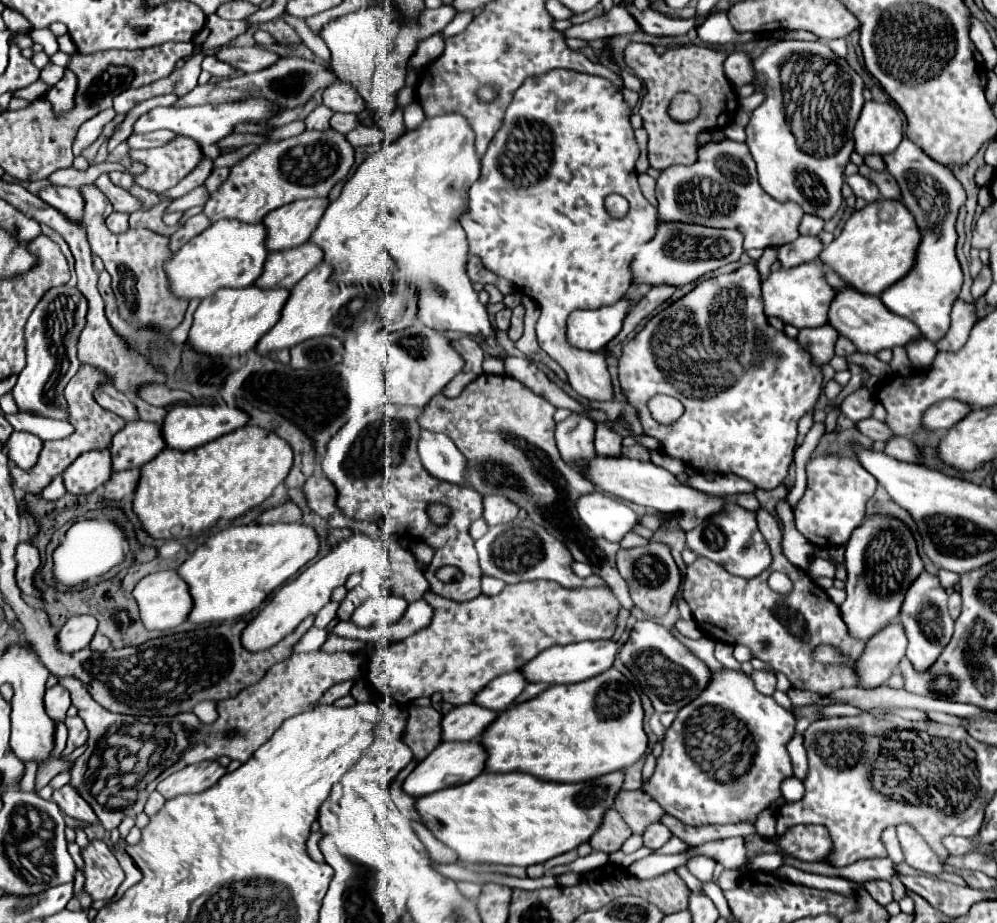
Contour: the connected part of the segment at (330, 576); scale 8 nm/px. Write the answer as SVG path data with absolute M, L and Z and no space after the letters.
M355 534L345 540L341 540L327 556L313 562L303 574L299 574L295 580L287 582L283 588L277 590L277 594L269 600L269 604L259 612L257 618L249 622L249 626L243 630L241 642L247 650L259 652L275 646L279 640L283 640L287 634L297 628L297 624L307 618L309 614L317 614L329 600L337 586L343 586L347 578L355 572L361 572L363 568L387 564L387 546L381 538L371 538L365 534Z

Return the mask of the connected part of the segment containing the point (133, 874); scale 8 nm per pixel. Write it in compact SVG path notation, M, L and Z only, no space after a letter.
M119 838L117 844L115 845L115 855L120 866L125 872L125 880L118 888L115 896L109 902L109 904L119 900L130 887L137 884L137 882L143 878L142 872L139 870L139 868L137 868L135 862L133 862L133 859L127 853L126 846L127 843L125 842L124 838Z

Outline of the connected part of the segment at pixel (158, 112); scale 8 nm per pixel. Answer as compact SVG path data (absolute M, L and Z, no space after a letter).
M249 98L243 102L233 104L205 104L205 106L193 106L193 108L153 108L147 114L143 114L135 122L135 132L153 132L153 130L171 130L181 136L189 136L197 140L203 148L203 154L209 158L217 158L217 142L231 134L233 126L239 122L267 122L271 116L271 102L265 102L263 98Z

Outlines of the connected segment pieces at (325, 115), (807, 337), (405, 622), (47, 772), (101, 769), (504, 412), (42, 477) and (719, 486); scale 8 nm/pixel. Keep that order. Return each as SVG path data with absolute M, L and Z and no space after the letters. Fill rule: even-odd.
M325 106L315 108L315 110L305 118L305 130L327 130L331 116L333 116L333 110L325 110Z
M825 324L825 326L819 326L819 328L799 330L797 342L813 356L813 362L817 366L823 366L833 358L837 338L839 338L837 330L833 330L833 326L829 326L829 324Z
M417 600L413 604L407 606L405 614L401 616L399 622L391 624L391 626L381 626L381 628L357 628L355 624L349 622L337 622L331 632L335 632L337 636L345 636L345 638L357 638L357 640L371 640L371 642L379 642L379 640L389 640L389 642L399 642L407 636L413 636L415 632L427 628L433 620L433 606L427 604L425 600Z
M59 758L49 760L47 764L43 764L43 766L37 770L37 784L39 784L39 786L49 784L51 778L55 778L55 776L61 774L61 772L69 772L71 766L73 766L73 762L67 762L67 760L63 760L61 764L59 764Z
M309 652L309 654L293 654L291 658L277 662L275 666L269 668L269 672L253 686L245 688L239 692L235 698L221 700L219 702L219 718L213 724L201 724L199 718L193 712L185 714L175 714L175 716L157 716L157 718L135 718L135 716L123 716L123 714L109 714L109 710L101 708L91 694L87 692L85 686L73 676L69 678L59 678L59 684L65 686L71 692L73 706L77 706L79 716L83 718L87 730L89 730L89 746L87 750L75 760L75 766L71 768L71 786L89 802L97 818L101 820L105 830L115 830L125 816L137 816L143 812L143 806L149 798L149 794L157 788L161 780L165 780L169 774L183 770L189 764L201 762L201 760L217 760L221 756L229 756L231 760L247 762L253 752L263 746L273 732L287 720L289 716L295 716L299 712L312 710L323 694L337 682L345 680L357 680L365 672L365 658L361 654L351 654L351 652ZM133 774L135 780L121 780L121 776Z
M477 376L457 398L437 394L421 412L419 426L431 432L447 434L465 454L469 478L465 484L483 496L503 494L515 506L525 508L533 522L545 526L553 536L561 538L575 560L593 568L593 574L605 580L625 610L633 608L625 580L615 566L617 548L605 540L595 540L581 524L575 512L575 500L593 490L577 470L565 464L555 446L555 406L537 396L525 384L511 376Z
M83 364L79 368L79 372L71 378L71 382L67 384L65 388L65 398L69 402L69 422L75 426L75 432L65 438L65 440L55 440L55 442L45 442L43 446L43 452L35 464L35 468L31 468L29 472L13 466L11 468L11 476L13 476L13 486L15 488L21 488L23 492L31 492L31 494L39 494L57 474L61 474L77 456L81 456L83 452L89 452L89 450L101 450L101 448L107 448L111 446L111 438L125 426L125 420L119 418L117 414L109 412L109 410L103 410L95 398L93 398L93 392L95 388L101 384L101 382L107 382L107 376L99 370L99 368L93 368L89 364Z
M701 474L689 476L687 486L693 486L695 490L701 490L705 494L715 494L715 496L735 496L743 492L755 492L753 484L735 476L735 474L725 474L725 476L715 476L713 480L707 480Z

